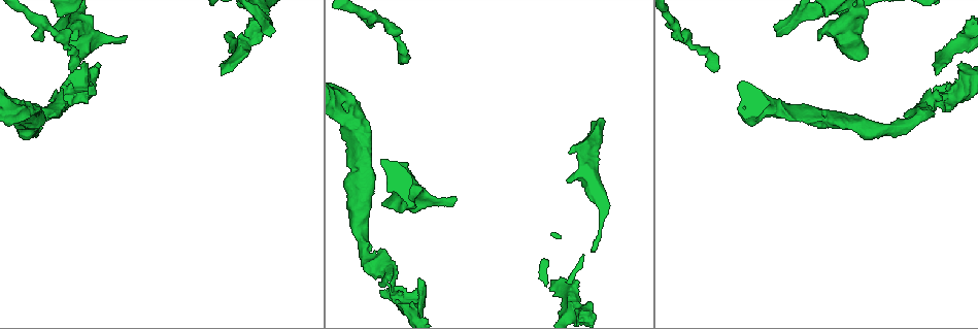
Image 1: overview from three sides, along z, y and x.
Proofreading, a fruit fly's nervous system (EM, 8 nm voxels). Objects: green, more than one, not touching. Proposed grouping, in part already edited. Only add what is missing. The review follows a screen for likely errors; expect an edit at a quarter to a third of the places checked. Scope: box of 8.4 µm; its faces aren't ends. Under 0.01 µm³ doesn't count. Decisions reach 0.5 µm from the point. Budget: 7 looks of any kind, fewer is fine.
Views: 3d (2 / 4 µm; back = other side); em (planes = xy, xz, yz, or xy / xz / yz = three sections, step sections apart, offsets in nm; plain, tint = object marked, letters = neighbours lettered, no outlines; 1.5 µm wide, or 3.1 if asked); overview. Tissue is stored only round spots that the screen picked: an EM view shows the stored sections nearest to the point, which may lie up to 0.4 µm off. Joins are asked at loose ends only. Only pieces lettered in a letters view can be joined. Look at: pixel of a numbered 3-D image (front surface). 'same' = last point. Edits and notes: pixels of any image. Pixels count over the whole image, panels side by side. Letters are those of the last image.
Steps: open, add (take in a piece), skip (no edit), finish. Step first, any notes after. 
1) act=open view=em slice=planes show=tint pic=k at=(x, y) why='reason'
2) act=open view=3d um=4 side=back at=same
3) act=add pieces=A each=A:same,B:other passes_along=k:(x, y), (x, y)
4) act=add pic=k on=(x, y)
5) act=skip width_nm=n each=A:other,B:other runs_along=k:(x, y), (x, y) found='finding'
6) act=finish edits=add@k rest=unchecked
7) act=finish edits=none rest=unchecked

act=open view=em slice=planes show=letters pic=1 at=(359, 103) why='free end'

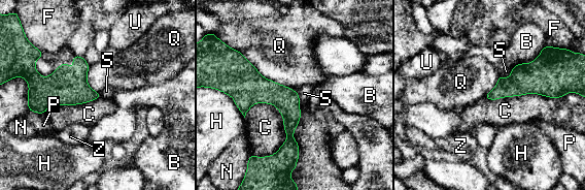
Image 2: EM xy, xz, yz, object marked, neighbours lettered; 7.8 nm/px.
act=skip longest_contact=Q:600nm each=B:other,C:other,F:other,H:other,N:other,P:other,Q:other,S:other,U:other,Z:other runs_along=2:(233, 90), (289, 112), (295, 157) found='none of them fits'

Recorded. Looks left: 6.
act=open view=em slice=xz step=4 show=plain pic=1 at=(54, 27) why='an open end'

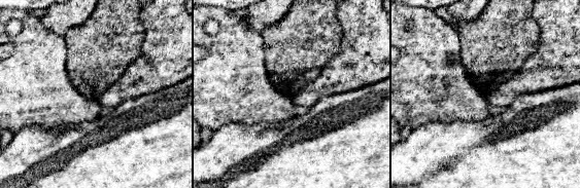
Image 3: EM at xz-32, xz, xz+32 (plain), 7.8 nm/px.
act=open view=em slice=xz step=4 show=letters at=same

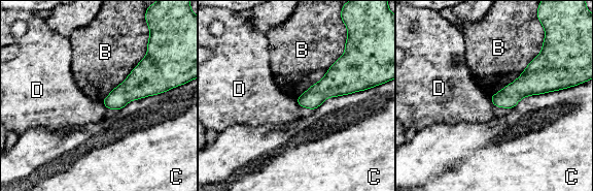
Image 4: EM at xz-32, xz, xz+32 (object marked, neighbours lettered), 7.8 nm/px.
act=skip width_nm=150 each=B:other,C:other,D:other found='no lettered piece goes on from it'

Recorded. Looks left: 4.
act=open view=em slice=planes show=letters pic=1 at=(271, 24) why='an open end'

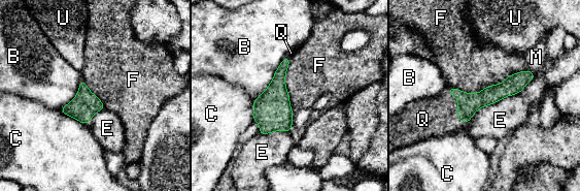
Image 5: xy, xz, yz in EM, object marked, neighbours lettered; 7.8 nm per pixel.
act=add pic=5 on=(436, 117) each=B:other,C:other,E:other,F:other,M:other,Q:same,U:other passes_along=5:(468, 103), (457, 106), (436, 117) found='it goes on there'

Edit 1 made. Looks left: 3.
act=finish edits=add@5 rest=unchecked

